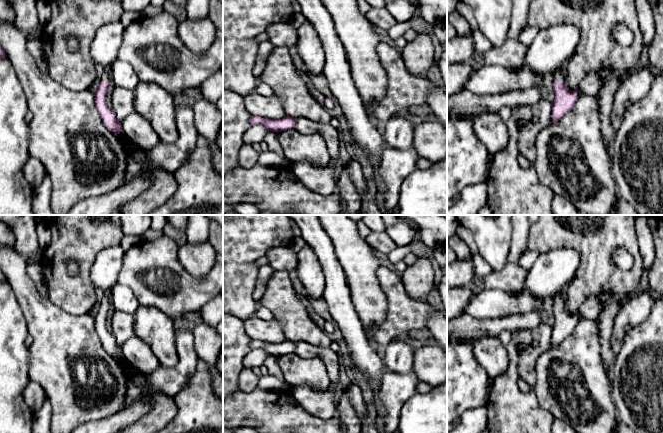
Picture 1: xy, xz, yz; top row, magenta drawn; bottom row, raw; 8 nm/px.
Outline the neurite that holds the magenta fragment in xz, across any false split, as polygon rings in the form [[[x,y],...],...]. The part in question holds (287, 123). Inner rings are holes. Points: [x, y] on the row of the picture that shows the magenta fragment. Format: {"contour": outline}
{"contour": [[[259,116],[251,117],[251,126],[252,125],[264,125],[270,131],[279,133],[282,131],[292,130],[295,128],[295,119],[291,116],[286,116],[279,120],[270,120],[266,118],[261,118]]]}

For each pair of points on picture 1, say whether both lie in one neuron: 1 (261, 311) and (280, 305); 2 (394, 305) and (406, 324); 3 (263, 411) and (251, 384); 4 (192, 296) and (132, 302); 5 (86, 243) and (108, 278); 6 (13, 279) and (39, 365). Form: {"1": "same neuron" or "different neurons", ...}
{"1": "different neurons", "2": "same neuron", "3": "different neurons", "4": "different neurons", "5": "different neurons", "6": "same neuron"}

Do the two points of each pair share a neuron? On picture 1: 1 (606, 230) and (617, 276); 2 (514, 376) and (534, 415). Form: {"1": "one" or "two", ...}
{"1": "one", "2": "one"}

